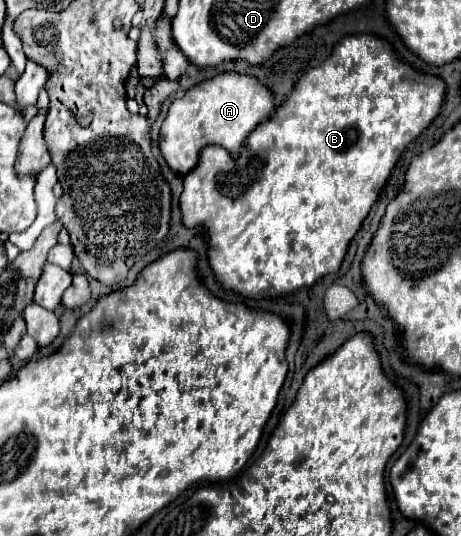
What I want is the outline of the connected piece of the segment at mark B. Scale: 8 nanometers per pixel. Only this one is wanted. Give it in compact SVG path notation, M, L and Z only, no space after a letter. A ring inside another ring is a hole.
M351 35L351 37L343 37L335 45L335 49L327 61L323 61L319 67L313 67L303 77L299 77L291 95L285 99L285 103L267 121L259 123L259 127L255 127L255 131L249 135L249 139L241 147L241 153L235 159L235 163L233 163L233 157L223 147L205 147L201 153L199 165L183 177L183 193L179 199L179 209L181 209L181 223L187 229L201 227L203 235L207 237L209 265L211 265L213 275L219 281L221 289L233 291L237 295L251 297L251 299L269 299L269 297L289 295L297 289L309 289L323 275L335 273L341 267L341 261L347 253L347 247L349 247L353 235L359 231L359 227L361 227L363 219L367 217L371 205L375 203L381 187L385 185L391 169L395 167L401 151L417 135L421 135L425 131L425 127L439 115L443 97L445 97L445 83L439 77L417 73L409 65L401 63L387 41L383 41L375 35Z

